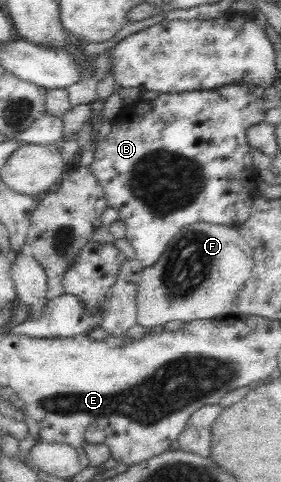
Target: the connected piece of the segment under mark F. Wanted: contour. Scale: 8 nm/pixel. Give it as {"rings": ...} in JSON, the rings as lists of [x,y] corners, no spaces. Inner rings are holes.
{"rings":[[[210,223],[180,228],[160,258],[142,271],[136,294],[137,324],[152,328],[170,320],[187,323],[226,315],[253,266],[252,248],[237,228]]]}

